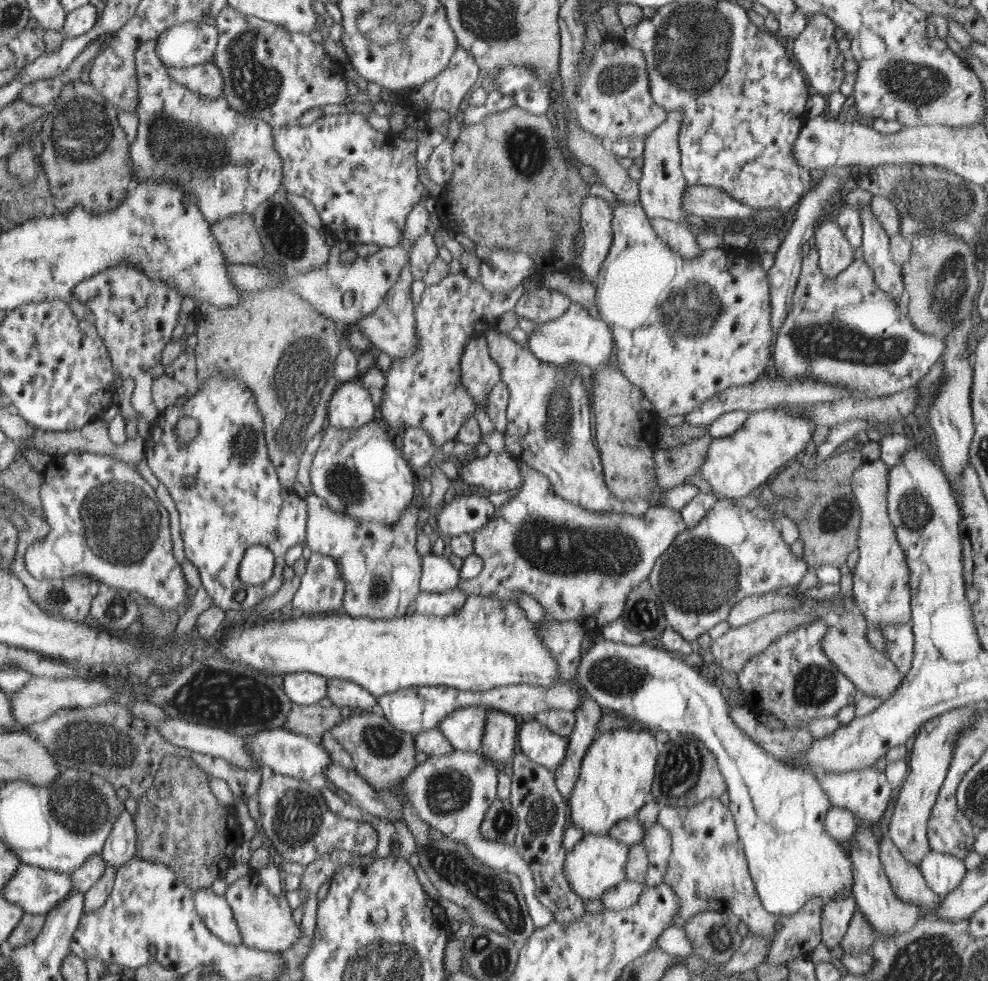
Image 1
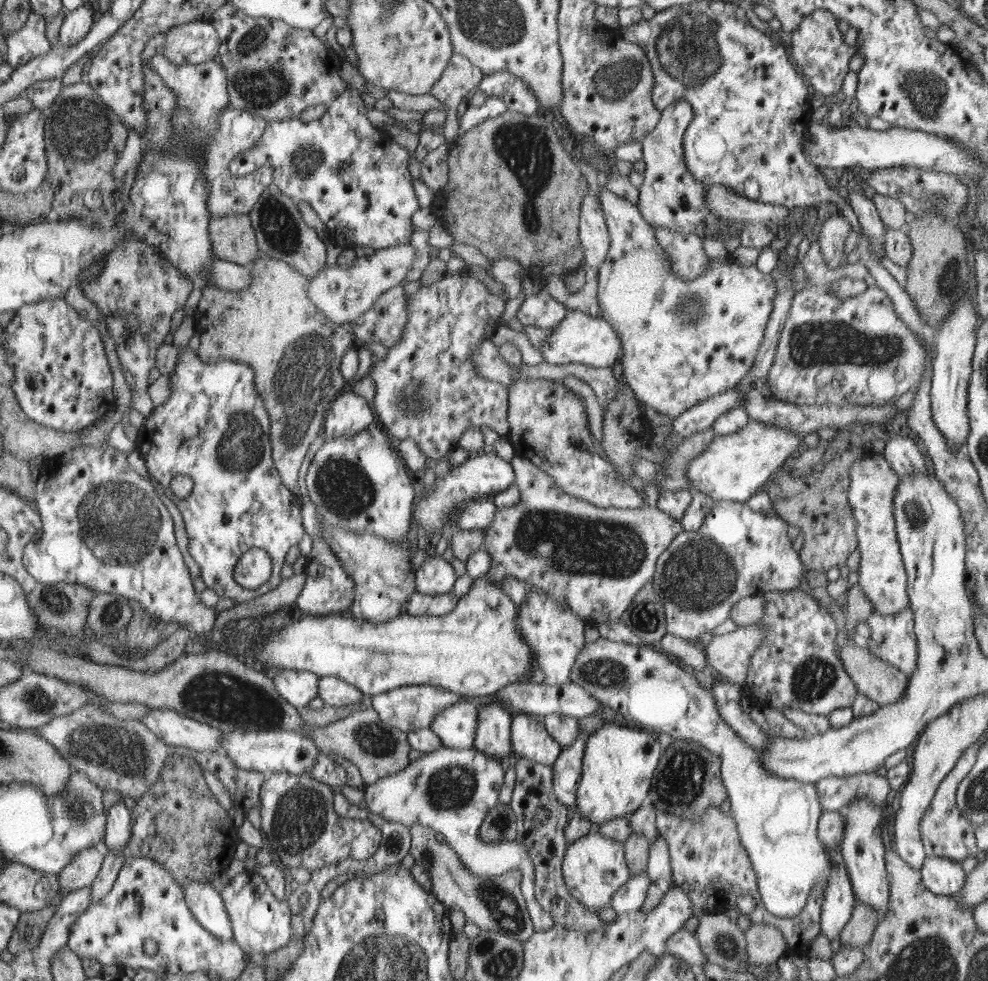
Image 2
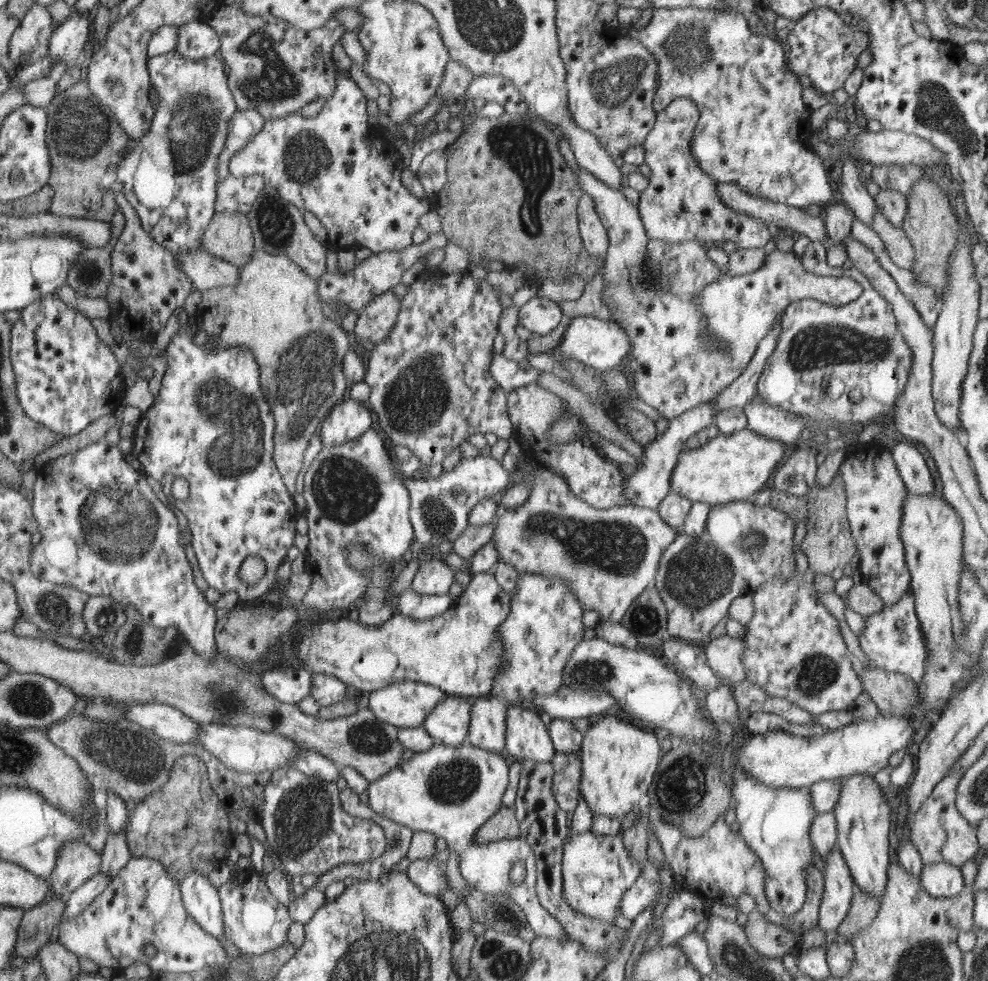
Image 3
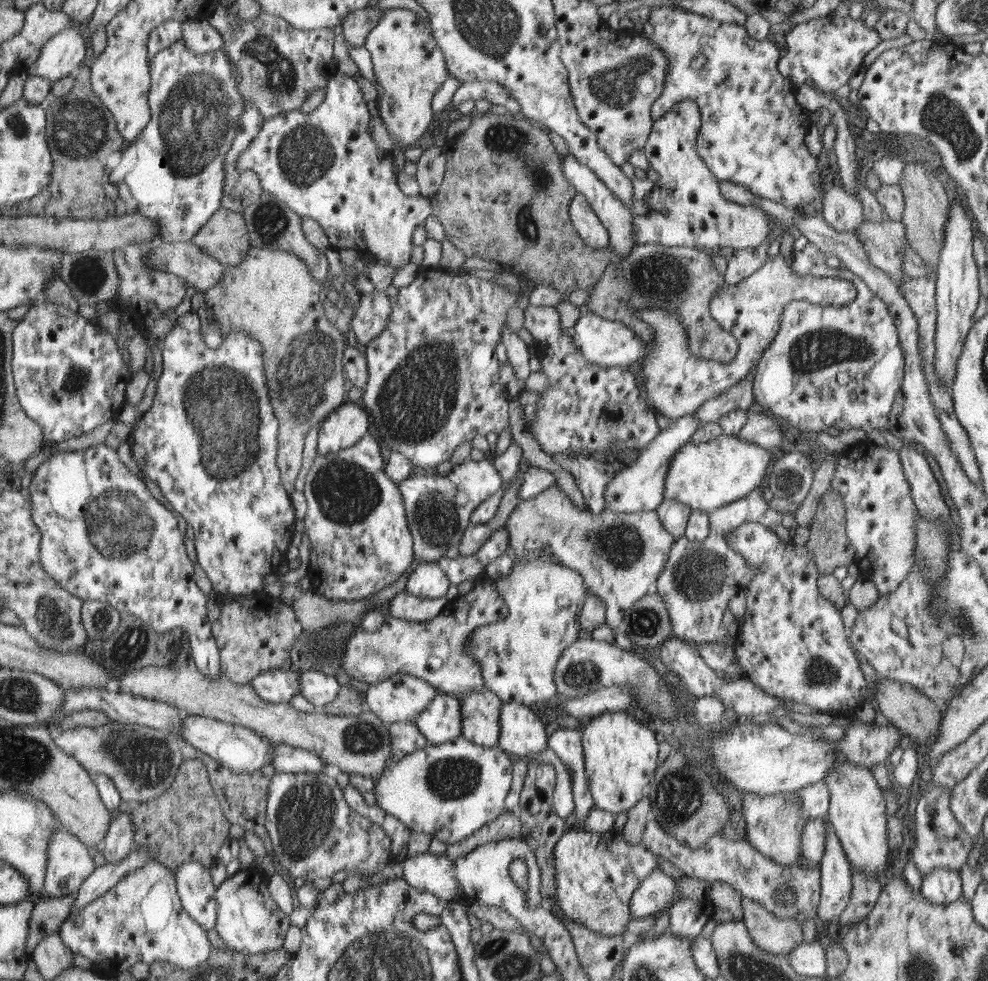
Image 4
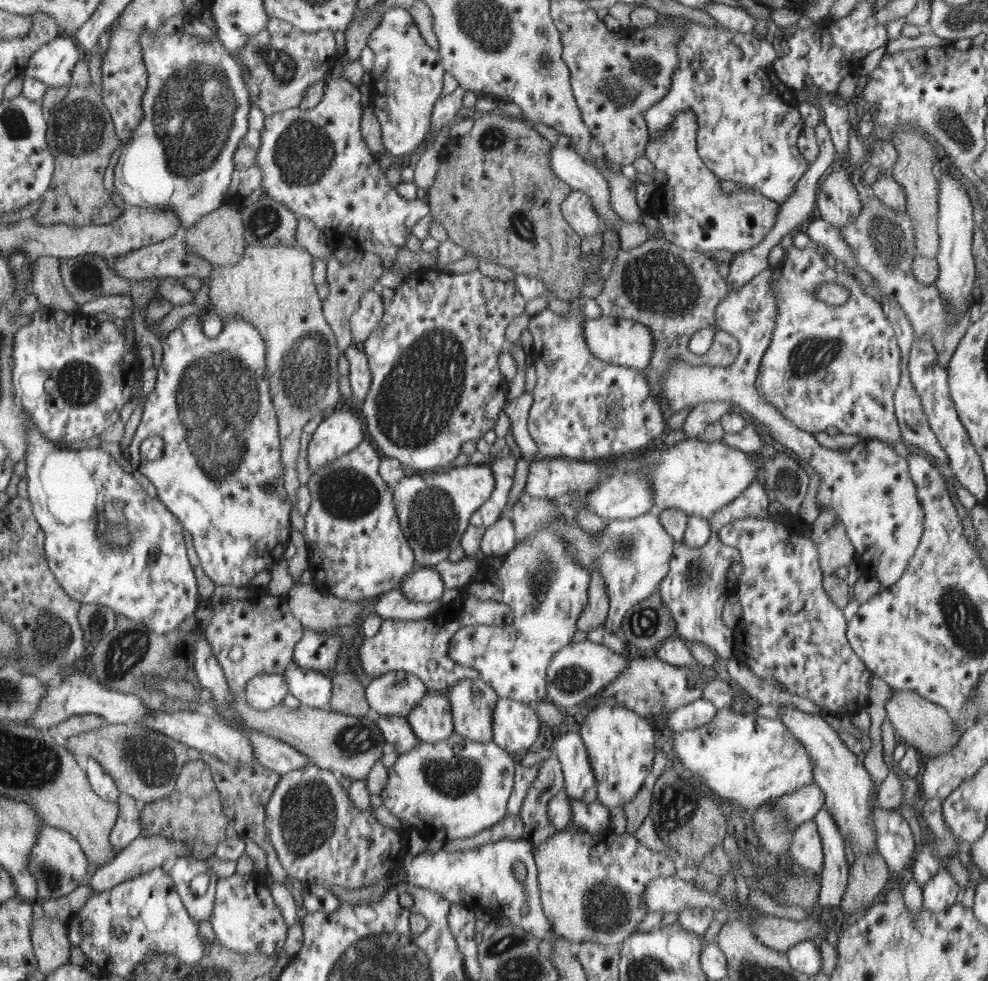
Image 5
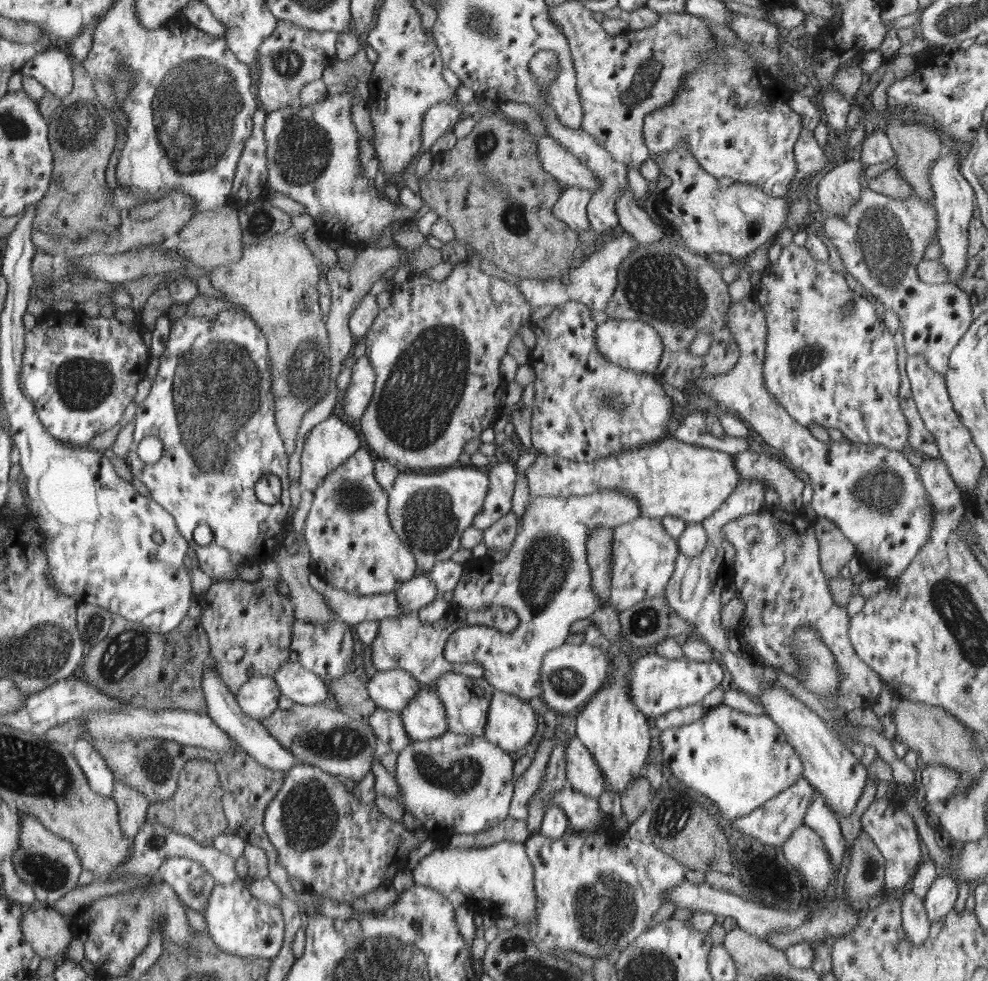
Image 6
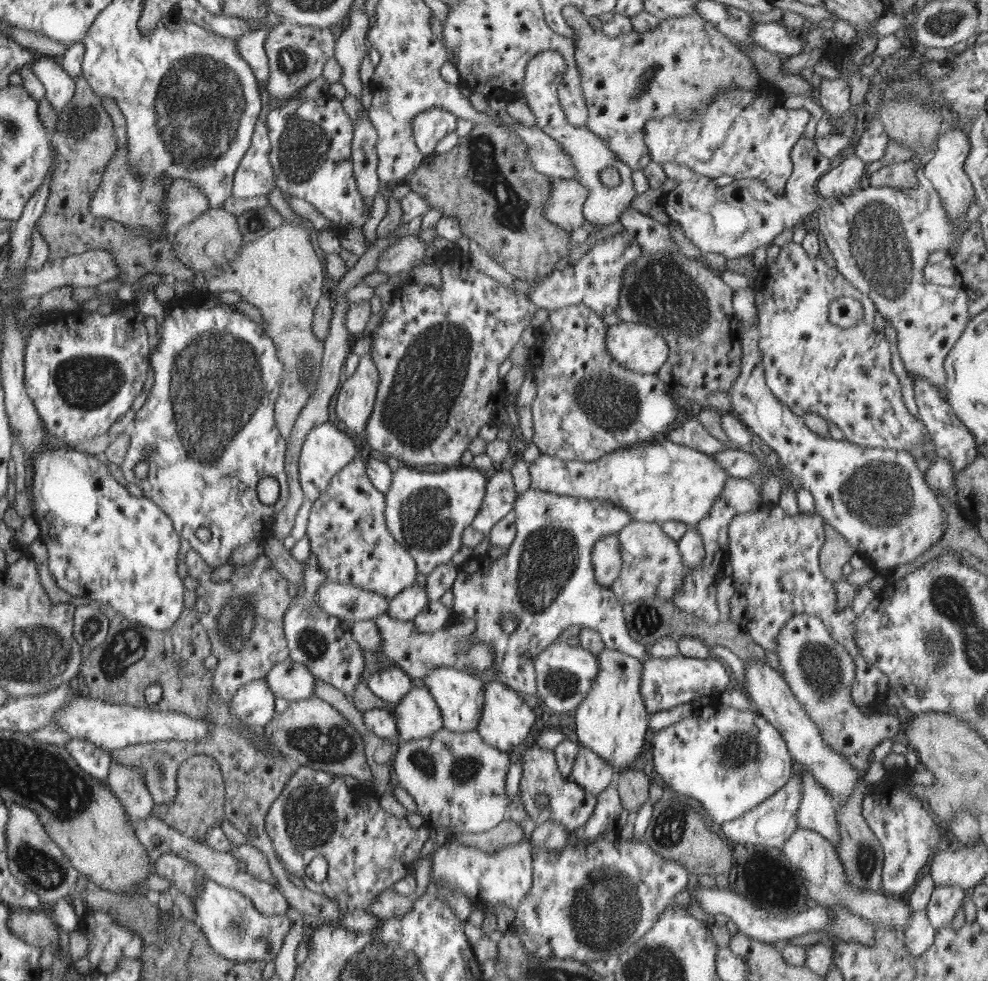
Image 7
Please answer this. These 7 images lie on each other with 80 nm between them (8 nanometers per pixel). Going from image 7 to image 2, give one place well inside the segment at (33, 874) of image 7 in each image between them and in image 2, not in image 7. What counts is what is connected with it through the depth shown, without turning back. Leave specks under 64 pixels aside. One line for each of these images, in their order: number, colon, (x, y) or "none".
2: (86, 863)
3: (77, 862)
4: (69, 862)
5: (58, 862)
6: (50, 864)

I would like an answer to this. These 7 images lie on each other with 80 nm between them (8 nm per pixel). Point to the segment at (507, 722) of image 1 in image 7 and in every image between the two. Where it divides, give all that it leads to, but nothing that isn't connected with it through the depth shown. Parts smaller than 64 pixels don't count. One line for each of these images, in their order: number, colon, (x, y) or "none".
2: (493, 731)
3: (488, 715)
4: (480, 709)
5: (473, 702)
6: (466, 700)
7: (459, 696)

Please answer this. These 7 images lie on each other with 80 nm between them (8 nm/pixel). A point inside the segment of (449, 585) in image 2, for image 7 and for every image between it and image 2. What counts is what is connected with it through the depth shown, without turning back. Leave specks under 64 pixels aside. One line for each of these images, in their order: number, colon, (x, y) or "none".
3: (433, 578)
4: (427, 580)
5: (424, 585)
6: (419, 592)
7: (405, 607)

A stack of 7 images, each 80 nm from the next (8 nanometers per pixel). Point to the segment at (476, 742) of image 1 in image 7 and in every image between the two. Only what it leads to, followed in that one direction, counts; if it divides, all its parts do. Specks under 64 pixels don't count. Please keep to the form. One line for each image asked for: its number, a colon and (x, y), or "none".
2: (456, 725)
3: (448, 724)
4: (440, 722)
5: (432, 720)
6: (424, 717)
7: (417, 716)

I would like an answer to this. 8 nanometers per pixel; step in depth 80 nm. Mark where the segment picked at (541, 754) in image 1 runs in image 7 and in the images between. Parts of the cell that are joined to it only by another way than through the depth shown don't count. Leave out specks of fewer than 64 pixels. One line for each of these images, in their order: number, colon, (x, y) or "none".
2: (529, 738)
3: (526, 737)
4: (521, 732)
5: (515, 727)
6: (511, 723)
7: (505, 721)

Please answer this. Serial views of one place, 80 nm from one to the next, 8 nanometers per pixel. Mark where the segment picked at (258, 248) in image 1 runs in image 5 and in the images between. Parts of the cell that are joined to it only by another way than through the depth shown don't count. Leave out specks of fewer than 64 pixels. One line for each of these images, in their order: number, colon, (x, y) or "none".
2: (234, 239)
3: (229, 236)
4: (225, 236)
5: (219, 236)

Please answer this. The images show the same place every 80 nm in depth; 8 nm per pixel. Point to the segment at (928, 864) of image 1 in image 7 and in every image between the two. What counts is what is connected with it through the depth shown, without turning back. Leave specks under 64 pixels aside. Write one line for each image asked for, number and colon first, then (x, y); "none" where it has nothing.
2: (942, 876)
3: (942, 880)
4: (940, 886)
5: (941, 891)
6: (940, 897)
7: (945, 901)

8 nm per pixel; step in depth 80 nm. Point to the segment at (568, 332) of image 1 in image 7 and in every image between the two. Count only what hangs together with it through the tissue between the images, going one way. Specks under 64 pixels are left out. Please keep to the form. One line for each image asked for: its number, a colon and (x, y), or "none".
2: (580, 338)
3: (602, 344)
4: (608, 343)
5: (623, 342)
6: (632, 344)
7: (640, 348)

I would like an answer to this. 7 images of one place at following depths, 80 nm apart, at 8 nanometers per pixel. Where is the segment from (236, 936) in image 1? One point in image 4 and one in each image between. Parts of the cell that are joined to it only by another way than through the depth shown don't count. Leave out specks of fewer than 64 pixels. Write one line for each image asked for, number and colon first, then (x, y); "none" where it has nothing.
2: (208, 907)
3: (202, 900)
4: (195, 886)

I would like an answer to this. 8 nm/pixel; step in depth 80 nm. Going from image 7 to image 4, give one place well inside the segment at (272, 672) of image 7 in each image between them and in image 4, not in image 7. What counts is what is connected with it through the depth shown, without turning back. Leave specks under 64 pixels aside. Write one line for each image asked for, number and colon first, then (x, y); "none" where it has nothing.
4: (320, 690)
5: (312, 688)
6: (298, 683)

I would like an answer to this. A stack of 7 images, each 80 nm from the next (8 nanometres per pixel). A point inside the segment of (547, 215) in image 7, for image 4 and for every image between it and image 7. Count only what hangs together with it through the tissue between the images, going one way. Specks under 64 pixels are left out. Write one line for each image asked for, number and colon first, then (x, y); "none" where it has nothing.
4: (593, 232)
5: (577, 210)
6: (572, 207)

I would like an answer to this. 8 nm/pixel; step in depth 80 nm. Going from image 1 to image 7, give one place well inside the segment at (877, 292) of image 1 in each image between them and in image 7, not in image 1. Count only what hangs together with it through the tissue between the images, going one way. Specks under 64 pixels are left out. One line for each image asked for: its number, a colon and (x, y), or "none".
2: (832, 350)
3: (846, 365)
4: (827, 366)
5: (826, 365)
6: (829, 359)
7: (845, 375)

